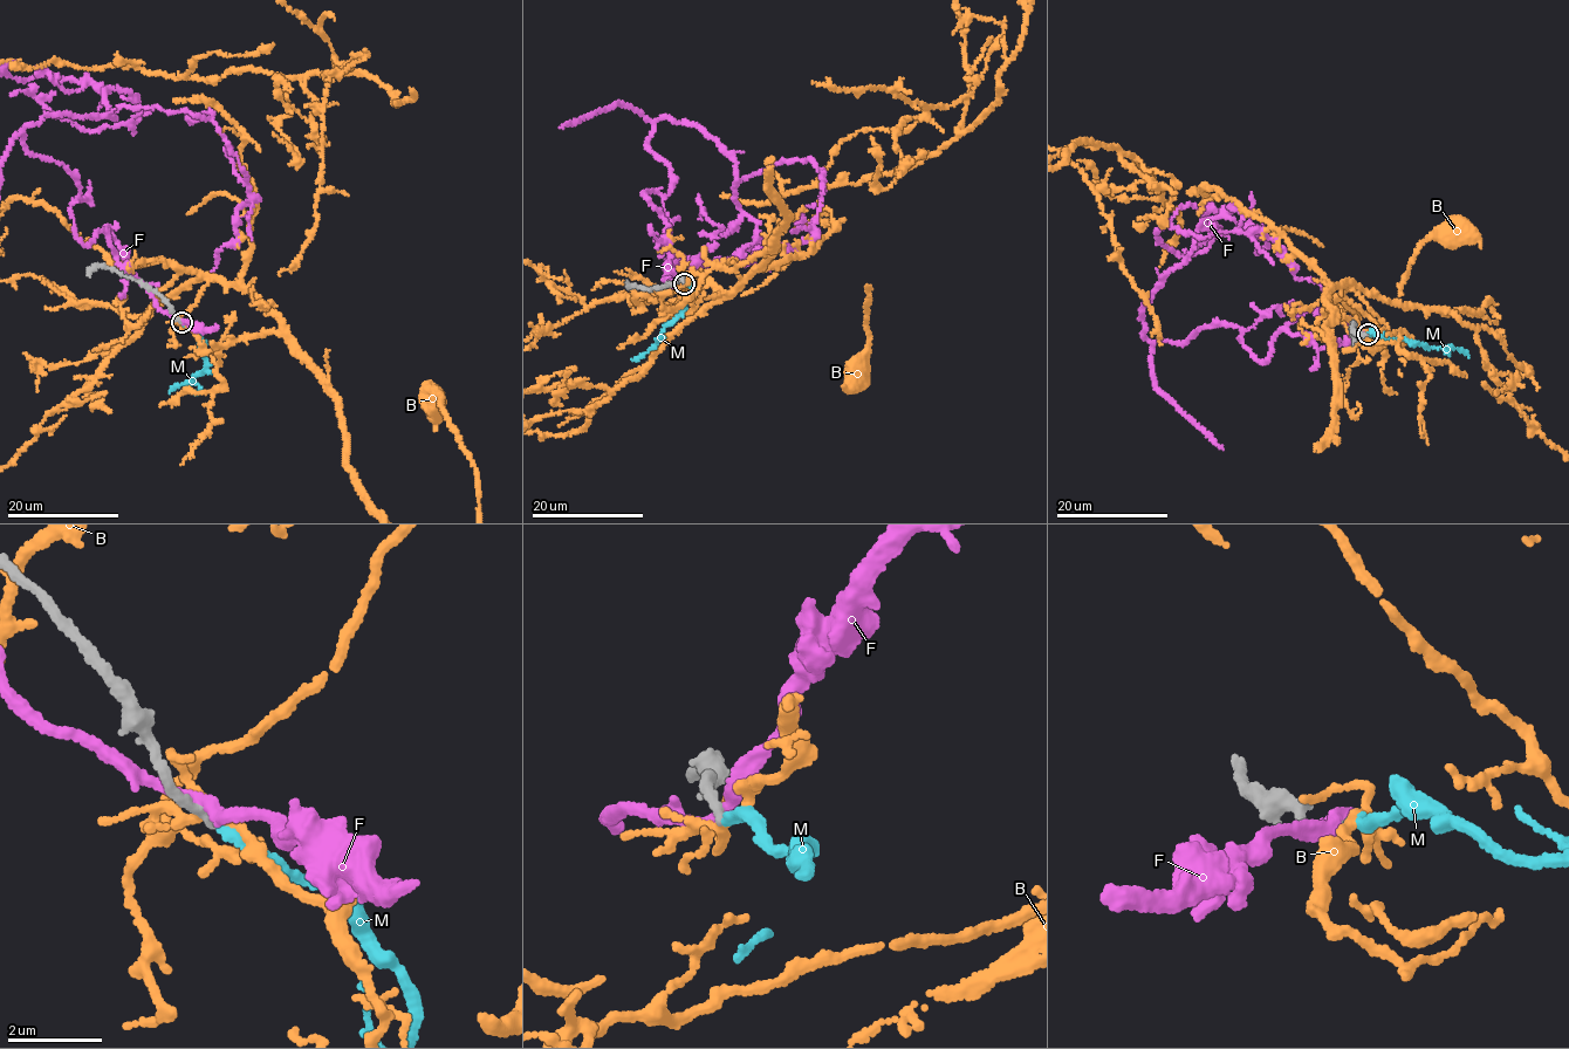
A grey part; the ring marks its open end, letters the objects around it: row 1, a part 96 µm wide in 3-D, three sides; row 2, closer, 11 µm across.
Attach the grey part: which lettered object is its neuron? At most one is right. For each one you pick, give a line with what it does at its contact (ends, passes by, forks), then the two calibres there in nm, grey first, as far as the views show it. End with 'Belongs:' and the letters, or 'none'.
M: it ends; calibres 180 and 220 nm
Belongs: M

